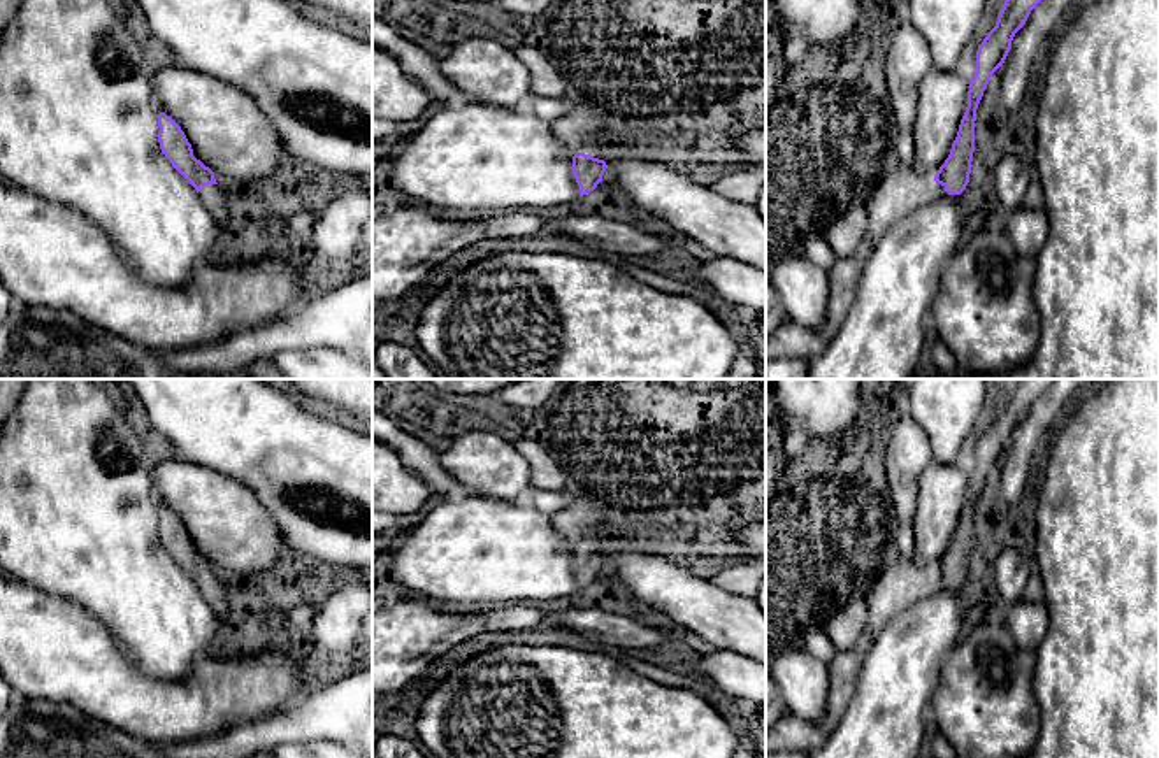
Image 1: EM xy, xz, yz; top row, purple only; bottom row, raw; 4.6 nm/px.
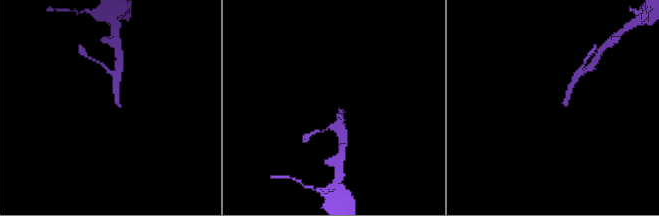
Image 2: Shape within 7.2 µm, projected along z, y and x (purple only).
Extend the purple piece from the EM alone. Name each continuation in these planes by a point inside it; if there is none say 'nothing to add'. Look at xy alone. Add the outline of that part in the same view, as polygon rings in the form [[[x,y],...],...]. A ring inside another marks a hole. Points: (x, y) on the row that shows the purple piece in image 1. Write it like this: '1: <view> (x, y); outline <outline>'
1: xy (213, 197); outline [[[209,184],[200,188],[198,197],[220,225],[228,223],[228,198],[225,190],[218,184]]]

